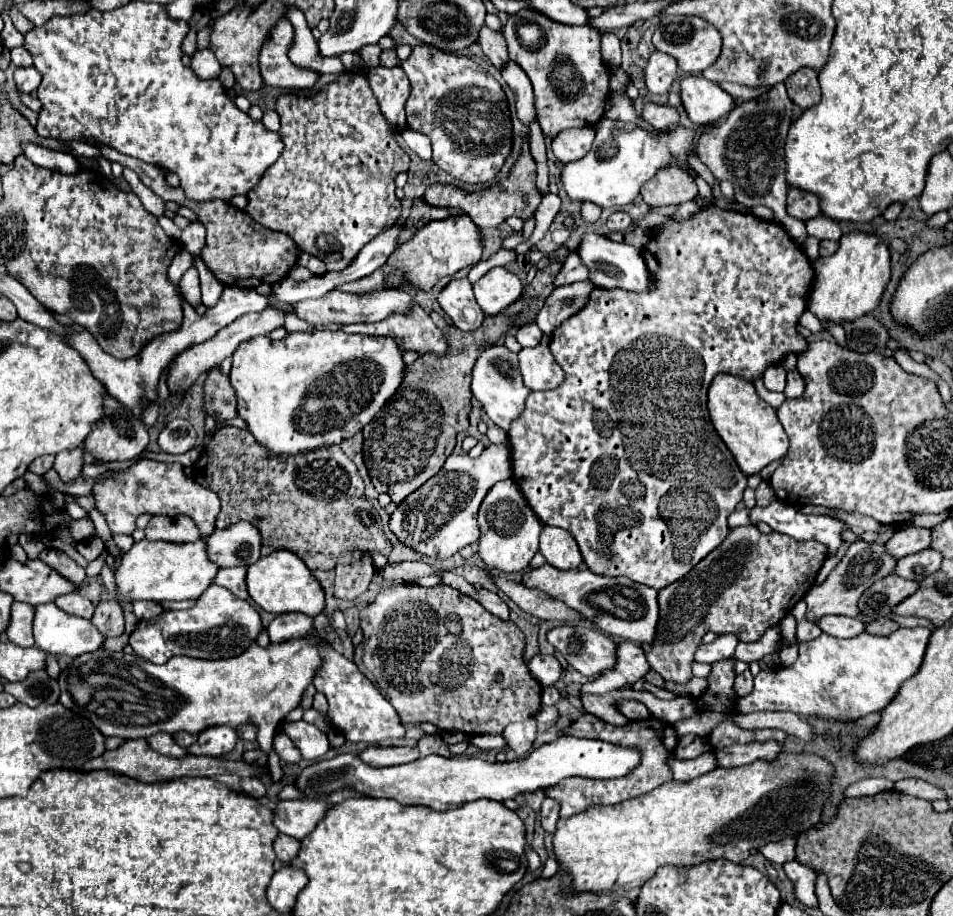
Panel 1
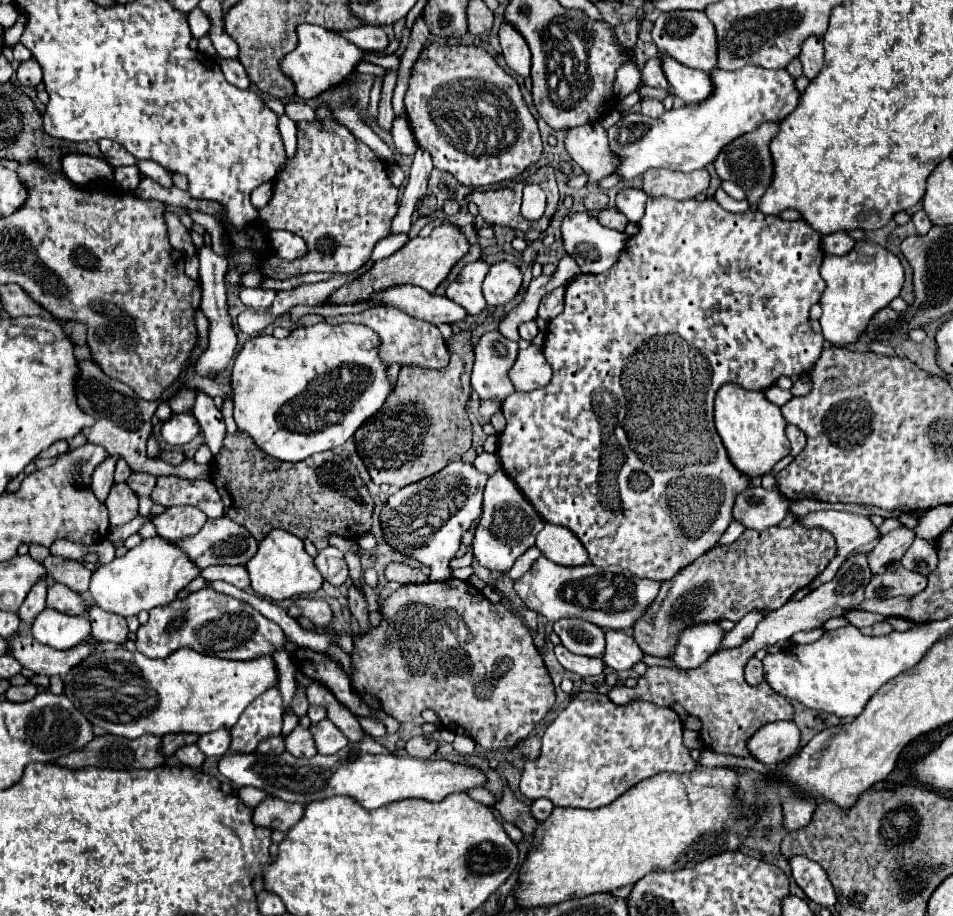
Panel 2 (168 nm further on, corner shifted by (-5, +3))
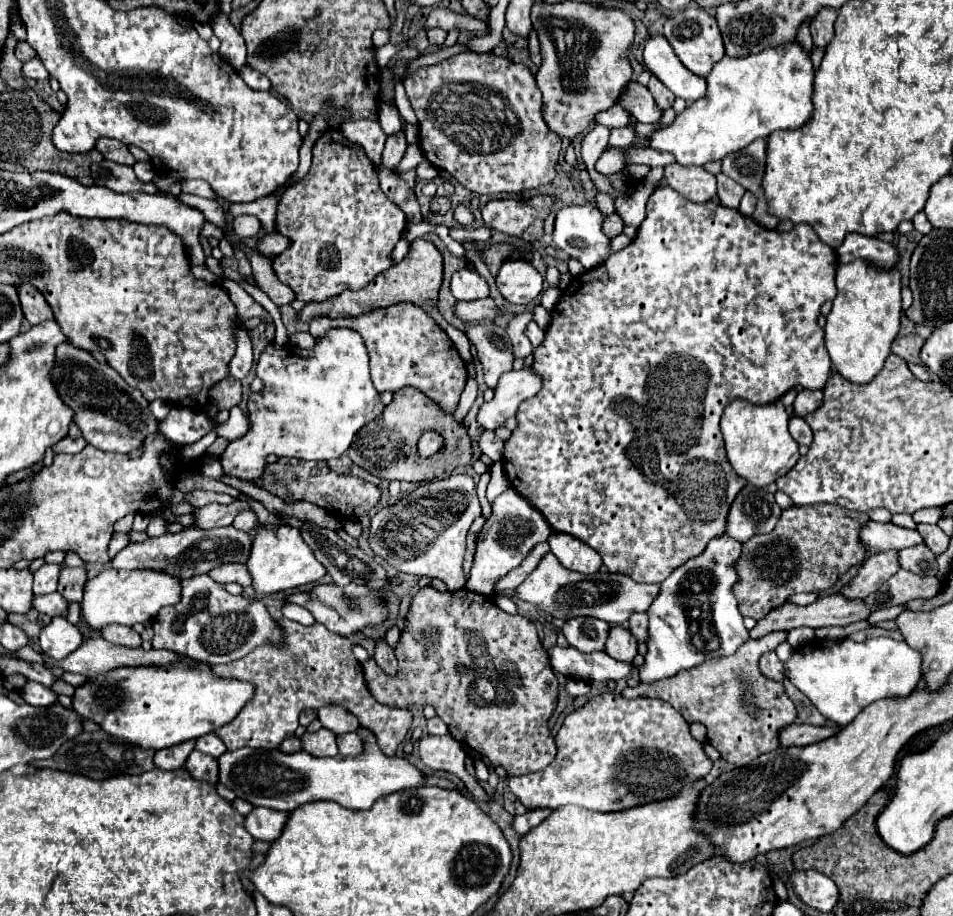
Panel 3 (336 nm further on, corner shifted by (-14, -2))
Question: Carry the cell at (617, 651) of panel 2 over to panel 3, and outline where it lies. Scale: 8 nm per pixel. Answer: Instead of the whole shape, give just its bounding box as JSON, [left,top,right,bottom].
[604,625,638,661]

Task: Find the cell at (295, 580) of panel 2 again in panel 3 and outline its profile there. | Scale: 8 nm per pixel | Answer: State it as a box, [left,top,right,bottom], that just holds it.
[246,525,326,595]

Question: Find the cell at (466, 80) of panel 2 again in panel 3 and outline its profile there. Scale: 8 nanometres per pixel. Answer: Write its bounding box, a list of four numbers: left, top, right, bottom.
[402,53,562,195]

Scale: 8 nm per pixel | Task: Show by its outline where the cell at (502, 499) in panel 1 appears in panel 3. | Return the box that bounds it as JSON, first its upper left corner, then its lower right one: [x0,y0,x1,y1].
[466,487,552,595]

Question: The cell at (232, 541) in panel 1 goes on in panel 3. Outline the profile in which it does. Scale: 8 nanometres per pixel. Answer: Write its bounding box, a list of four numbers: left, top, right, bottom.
[110,527,252,579]

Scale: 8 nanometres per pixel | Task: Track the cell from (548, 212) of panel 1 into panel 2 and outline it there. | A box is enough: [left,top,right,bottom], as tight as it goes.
[565,124,617,186]

